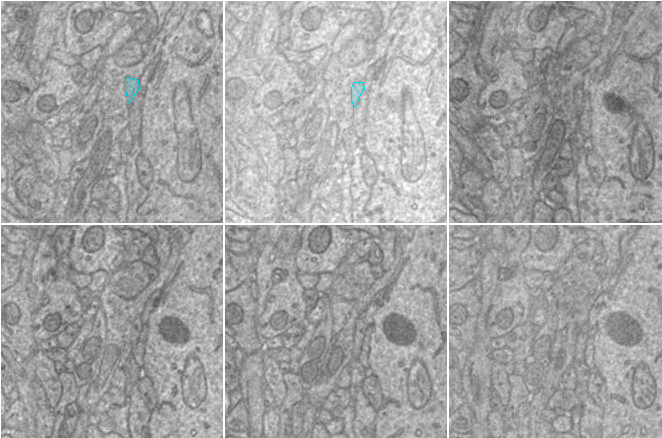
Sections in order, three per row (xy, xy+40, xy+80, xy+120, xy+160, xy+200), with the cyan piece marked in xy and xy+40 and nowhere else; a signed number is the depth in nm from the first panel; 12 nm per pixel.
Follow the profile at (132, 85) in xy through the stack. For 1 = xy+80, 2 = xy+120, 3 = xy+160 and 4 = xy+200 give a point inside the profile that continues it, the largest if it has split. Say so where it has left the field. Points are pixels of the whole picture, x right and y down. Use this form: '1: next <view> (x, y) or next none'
1: next xy+80 (578, 92)
2: next xy+120 (136, 329)
3: next xy+160 (360, 326)
4: next xy+200 (580, 346)

